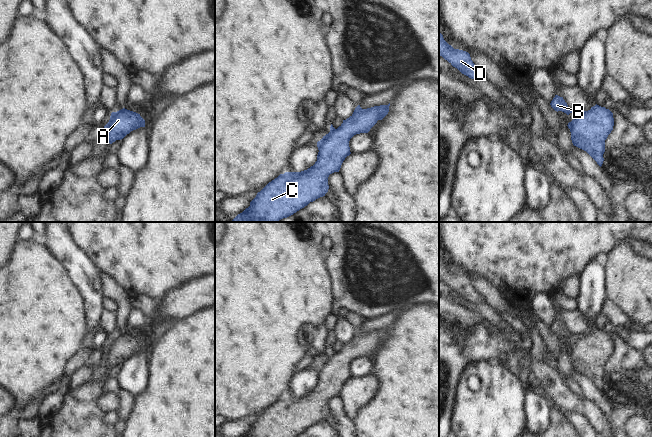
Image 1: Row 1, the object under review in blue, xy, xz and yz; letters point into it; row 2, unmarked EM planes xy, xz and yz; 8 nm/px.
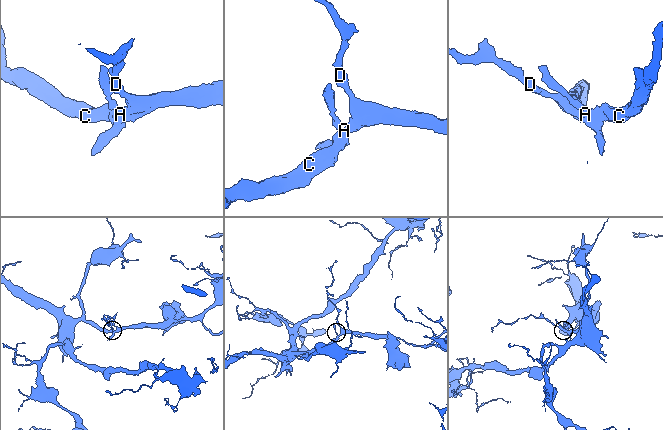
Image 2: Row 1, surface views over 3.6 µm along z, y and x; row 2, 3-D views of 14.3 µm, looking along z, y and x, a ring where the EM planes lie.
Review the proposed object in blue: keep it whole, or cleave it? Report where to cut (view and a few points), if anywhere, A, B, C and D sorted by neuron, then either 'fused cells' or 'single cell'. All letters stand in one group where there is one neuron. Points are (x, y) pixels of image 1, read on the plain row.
cut yz (571, 346), (570, 353); groups A C D / B; fused cells

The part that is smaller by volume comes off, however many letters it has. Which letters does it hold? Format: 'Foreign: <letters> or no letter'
Foreign: B

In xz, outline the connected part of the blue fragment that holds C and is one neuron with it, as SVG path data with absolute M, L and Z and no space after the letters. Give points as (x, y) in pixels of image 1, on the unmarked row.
M390 327L362 333L358 329L353 338L343 344L343 347L337 353L326 358L317 366L319 376L317 385L313 390L301 396L280 398L257 417L256 421L250 426L250 430L242 437L296 437L310 426L325 420L329 413L329 399L339 396L343 385L351 378L350 363L356 358L368 357L378 344L382 344L388 338L389 330Z

